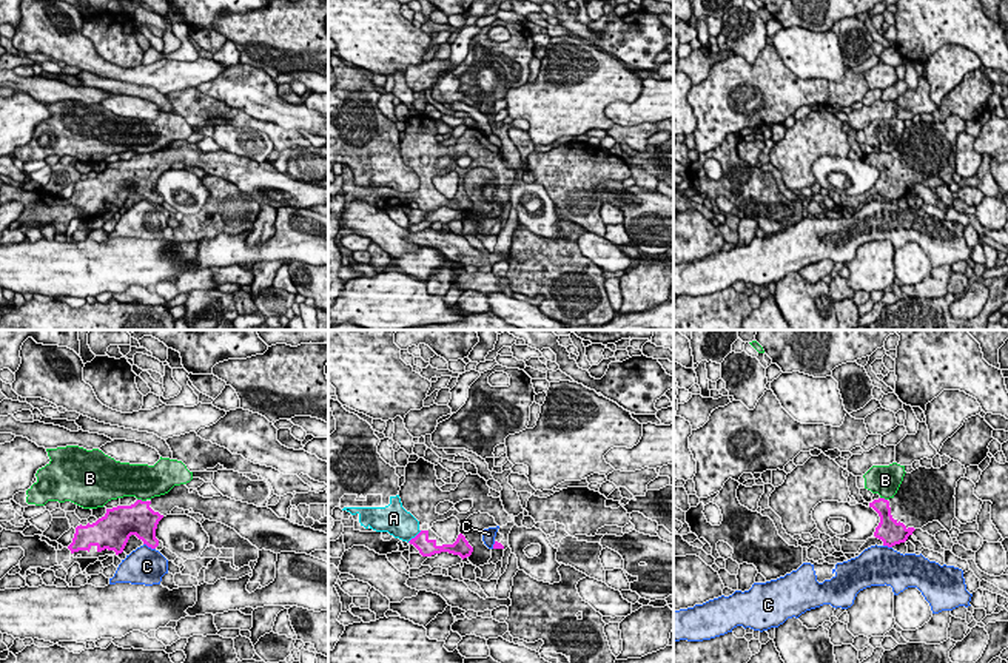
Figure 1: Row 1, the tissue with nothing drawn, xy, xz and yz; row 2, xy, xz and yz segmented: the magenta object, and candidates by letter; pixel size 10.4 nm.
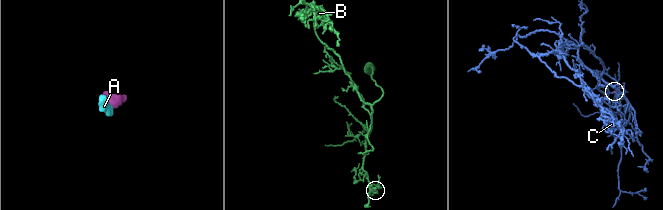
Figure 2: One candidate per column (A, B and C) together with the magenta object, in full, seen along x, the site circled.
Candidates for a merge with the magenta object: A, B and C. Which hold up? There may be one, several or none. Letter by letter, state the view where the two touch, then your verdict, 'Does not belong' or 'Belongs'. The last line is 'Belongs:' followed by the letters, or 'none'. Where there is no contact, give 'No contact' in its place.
A: Touches magenta in xz. Does not belong
B: Touches magenta in xy. Does not belong
C: Touches magenta in xy. Does not belong
Belongs: none

